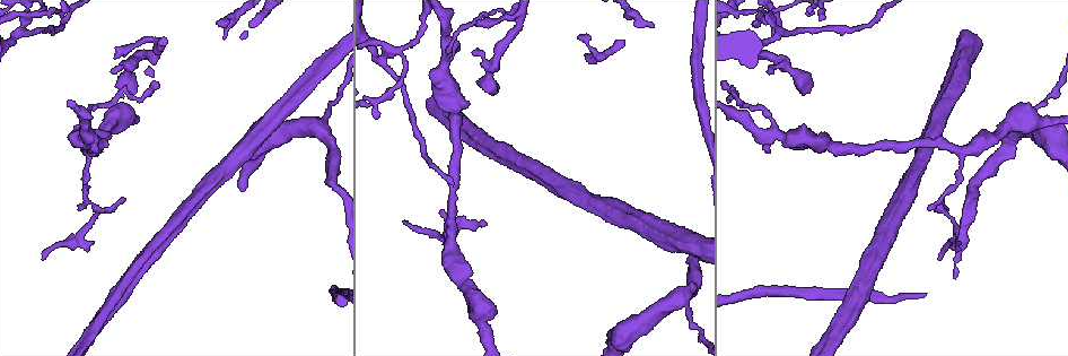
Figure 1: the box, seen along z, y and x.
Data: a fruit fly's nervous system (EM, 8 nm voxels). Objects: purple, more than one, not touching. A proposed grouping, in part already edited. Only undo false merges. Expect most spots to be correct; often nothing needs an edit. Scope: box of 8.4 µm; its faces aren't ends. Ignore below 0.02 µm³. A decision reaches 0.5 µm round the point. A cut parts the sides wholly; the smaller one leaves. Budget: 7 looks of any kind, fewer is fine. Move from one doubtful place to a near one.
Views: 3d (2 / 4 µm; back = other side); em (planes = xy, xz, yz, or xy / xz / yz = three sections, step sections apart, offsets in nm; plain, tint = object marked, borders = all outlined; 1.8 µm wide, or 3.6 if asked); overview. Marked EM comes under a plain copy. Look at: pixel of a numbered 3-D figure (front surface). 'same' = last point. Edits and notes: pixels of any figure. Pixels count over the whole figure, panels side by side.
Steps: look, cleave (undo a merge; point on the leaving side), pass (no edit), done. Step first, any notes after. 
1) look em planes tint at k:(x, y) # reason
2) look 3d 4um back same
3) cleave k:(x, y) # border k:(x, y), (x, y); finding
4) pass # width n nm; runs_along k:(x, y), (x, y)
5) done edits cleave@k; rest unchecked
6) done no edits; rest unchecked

look 3d 4um at 1:(127, 67) # narrows sharply

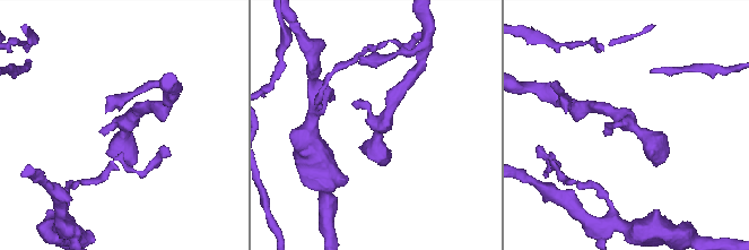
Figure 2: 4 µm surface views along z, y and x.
look em xz step 4 tint at 2:(123, 128) # need the tissue

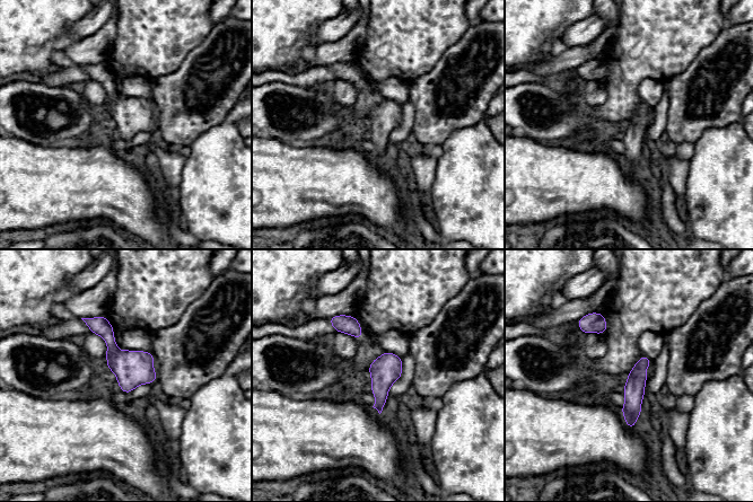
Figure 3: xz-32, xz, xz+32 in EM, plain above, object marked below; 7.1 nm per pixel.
look em planes tint same # another direction

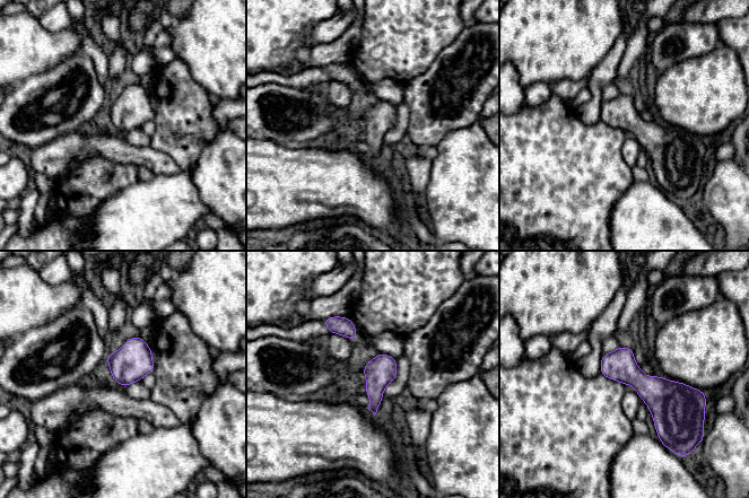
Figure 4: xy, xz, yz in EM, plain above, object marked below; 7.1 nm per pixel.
pass # all the same neuron

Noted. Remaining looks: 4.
look em yz step 16 tint at 1:(84, 132) # two arms at a narrow angle

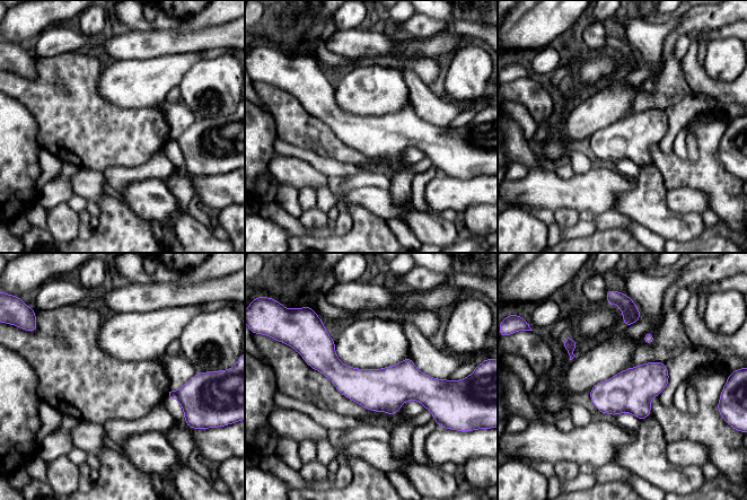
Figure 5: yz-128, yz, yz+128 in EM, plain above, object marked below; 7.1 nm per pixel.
look em xz step 4 tint same # another direction

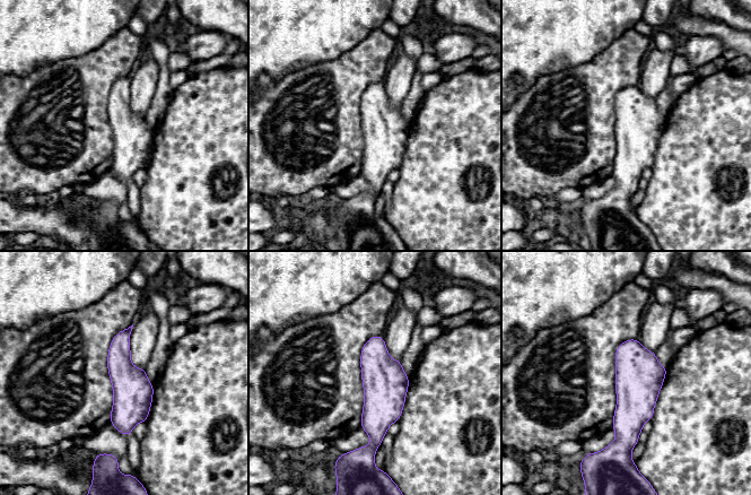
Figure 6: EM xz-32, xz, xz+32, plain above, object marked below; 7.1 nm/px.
pass # runs_along 6:(128, 331), (122, 337), (127, 432); one neuron here

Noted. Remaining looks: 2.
done no edits; rest unchecked

